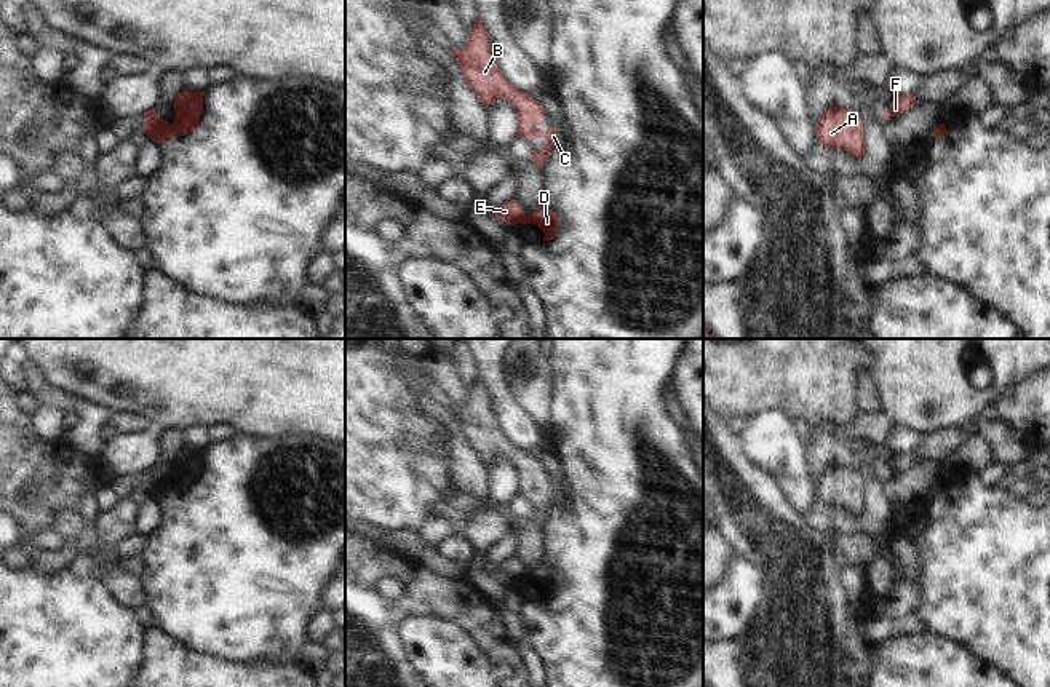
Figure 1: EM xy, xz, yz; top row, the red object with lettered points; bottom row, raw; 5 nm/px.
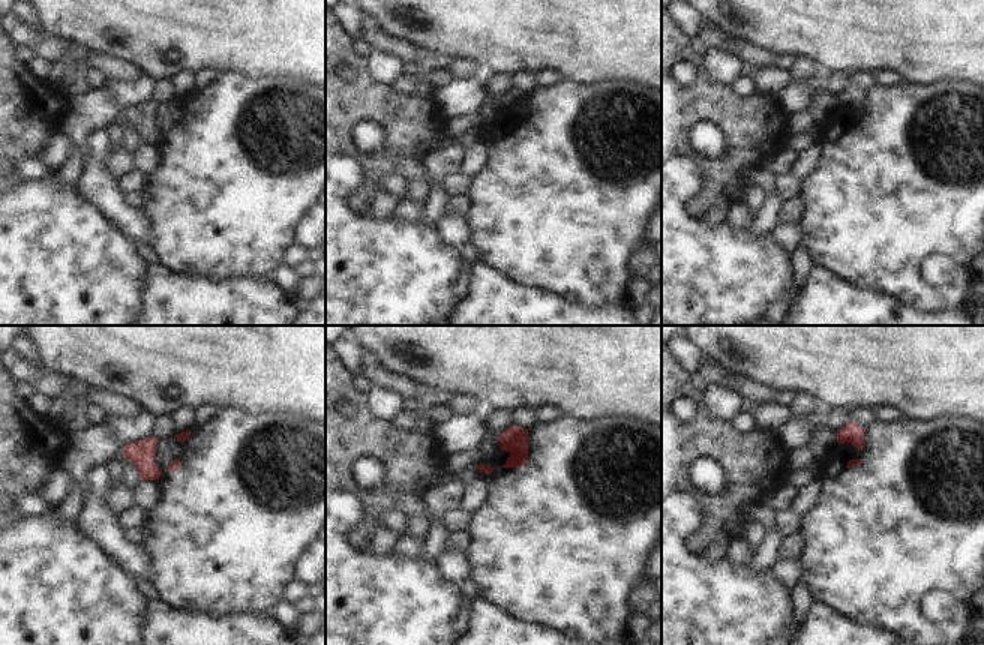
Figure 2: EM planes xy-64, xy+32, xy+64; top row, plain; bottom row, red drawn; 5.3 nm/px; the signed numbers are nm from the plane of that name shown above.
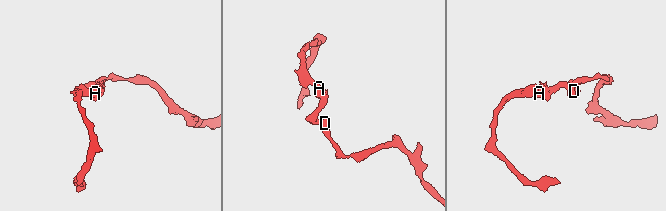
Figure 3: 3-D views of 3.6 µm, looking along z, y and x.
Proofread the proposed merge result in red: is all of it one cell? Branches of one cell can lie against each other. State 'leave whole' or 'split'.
split

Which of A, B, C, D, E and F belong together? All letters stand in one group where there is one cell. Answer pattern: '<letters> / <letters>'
A B C E F / D

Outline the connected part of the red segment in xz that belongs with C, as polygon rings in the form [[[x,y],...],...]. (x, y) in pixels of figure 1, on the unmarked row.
[[[478,377],[468,391],[465,404],[460,409],[452,407],[451,412],[460,422],[468,446],[479,455],[483,463],[489,465],[499,457],[510,460],[516,470],[518,494],[526,498],[547,497],[547,502],[532,511],[532,521],[542,526],[558,500],[559,489],[550,487],[545,490],[535,487],[545,478],[543,462],[505,438],[492,412],[489,393]]]

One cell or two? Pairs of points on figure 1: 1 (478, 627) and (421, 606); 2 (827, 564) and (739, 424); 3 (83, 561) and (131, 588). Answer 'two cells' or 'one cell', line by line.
1: one cell
2: two cells
3: one cell

